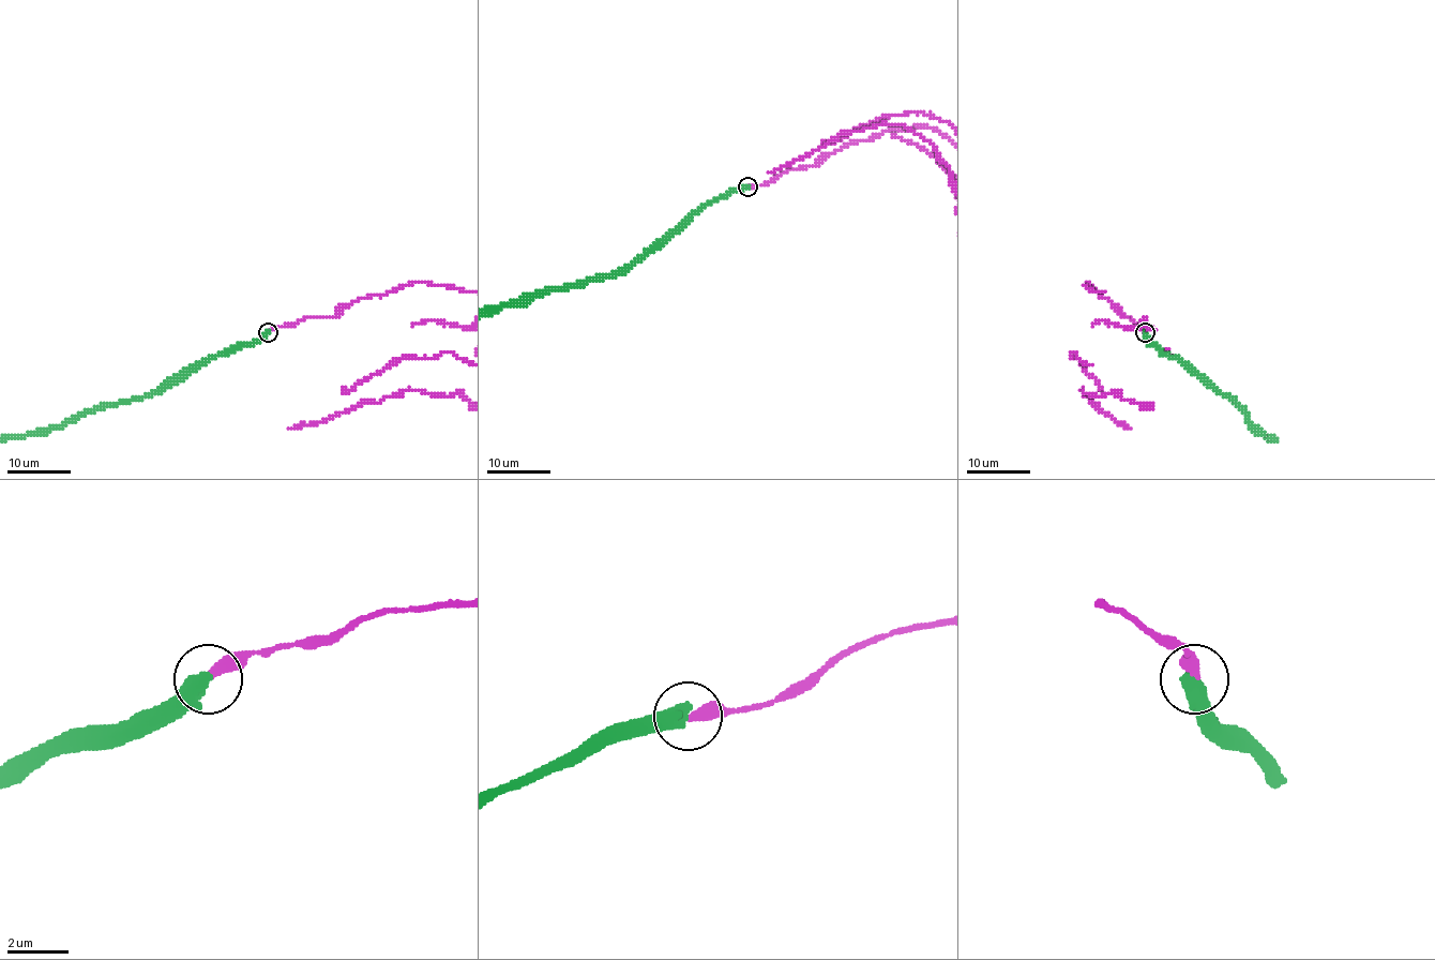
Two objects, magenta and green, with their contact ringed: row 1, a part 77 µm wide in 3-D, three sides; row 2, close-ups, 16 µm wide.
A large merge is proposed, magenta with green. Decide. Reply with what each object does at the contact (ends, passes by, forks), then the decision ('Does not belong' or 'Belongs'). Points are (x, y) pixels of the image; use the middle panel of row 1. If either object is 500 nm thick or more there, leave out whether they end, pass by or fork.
Does not belong

